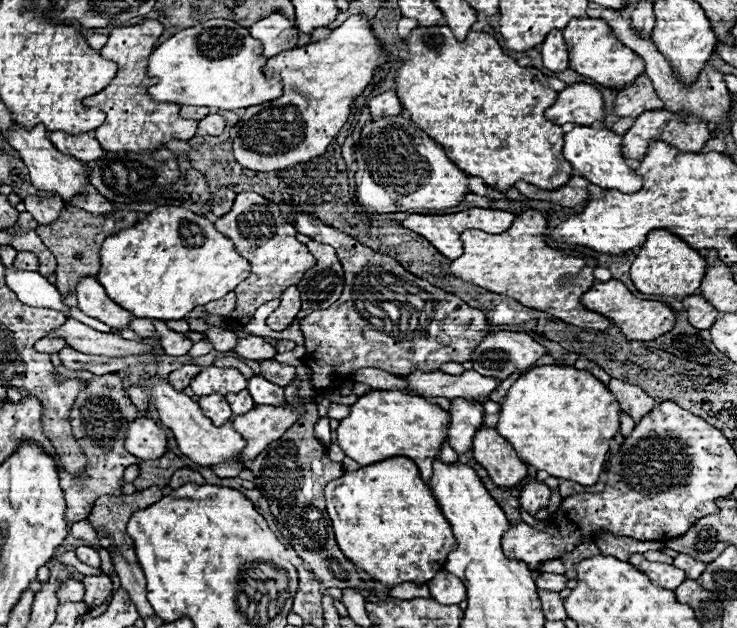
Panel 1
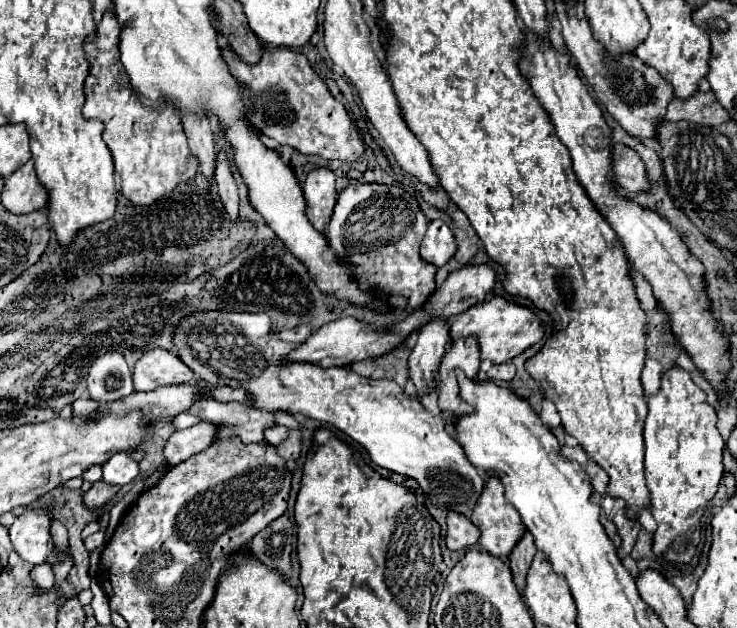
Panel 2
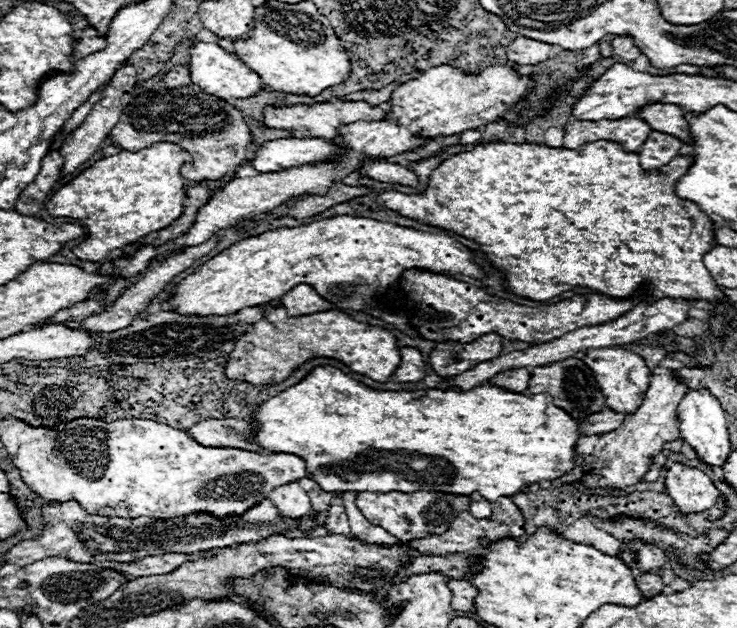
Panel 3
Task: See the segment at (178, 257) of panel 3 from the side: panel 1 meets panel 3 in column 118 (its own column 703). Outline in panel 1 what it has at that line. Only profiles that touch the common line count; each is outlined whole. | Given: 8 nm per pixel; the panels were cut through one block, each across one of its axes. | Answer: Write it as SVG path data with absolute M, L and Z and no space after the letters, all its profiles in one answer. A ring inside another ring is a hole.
M700 294L686 296L686 298L682 300L682 304L684 304L686 312L688 312L688 322L690 322L694 328L698 328L698 330L708 330L708 328L716 322L716 318L718 318L718 314L720 314L720 312L718 312L710 302L706 302L706 298L702 298Z

